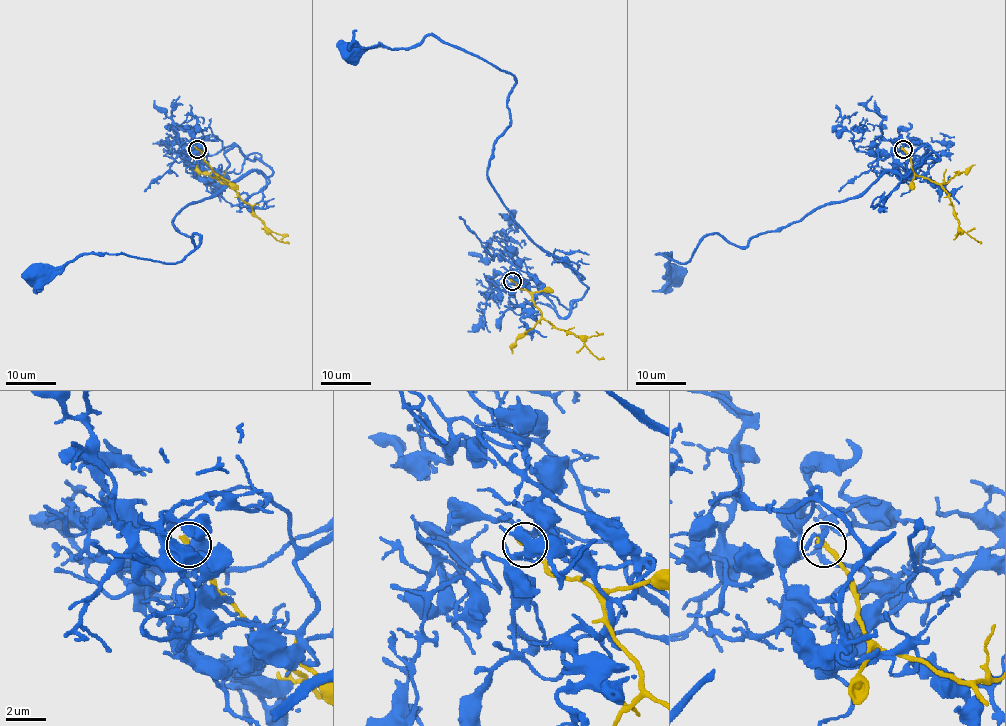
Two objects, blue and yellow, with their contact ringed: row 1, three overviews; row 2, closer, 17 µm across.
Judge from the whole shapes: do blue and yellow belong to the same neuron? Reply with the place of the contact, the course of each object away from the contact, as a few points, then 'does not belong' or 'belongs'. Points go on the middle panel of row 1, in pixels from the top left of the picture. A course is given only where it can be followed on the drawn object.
at (512, 281); blue runs (513, 280), (526, 272), (570, 309), (588, 287), (525, 233), (488, 177), (515, 78), (430, 34), (349, 54); yellow runs (512, 280), (531, 295), (543, 318), (554, 327), (579, 337), (594, 355), (604, 359); does not belong

